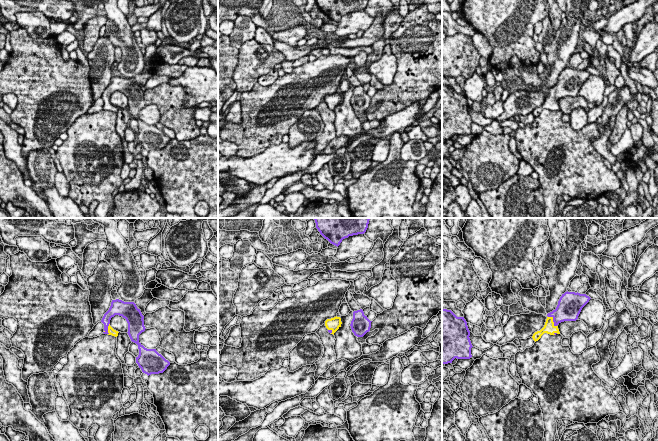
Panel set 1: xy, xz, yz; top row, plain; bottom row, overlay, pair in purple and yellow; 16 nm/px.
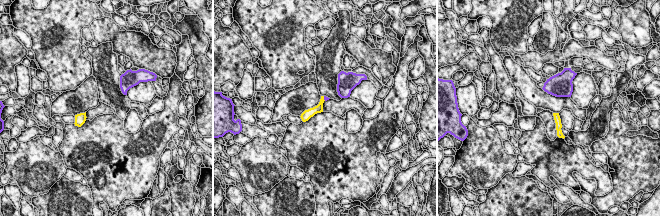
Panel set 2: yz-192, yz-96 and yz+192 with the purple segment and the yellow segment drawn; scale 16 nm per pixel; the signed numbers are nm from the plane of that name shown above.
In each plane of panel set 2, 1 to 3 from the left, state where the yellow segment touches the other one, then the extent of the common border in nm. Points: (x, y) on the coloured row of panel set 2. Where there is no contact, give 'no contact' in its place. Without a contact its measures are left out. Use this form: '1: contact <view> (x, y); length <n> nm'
1: no contact
2: contact yz-96 (324, 98); length 90 nm
3: no contact

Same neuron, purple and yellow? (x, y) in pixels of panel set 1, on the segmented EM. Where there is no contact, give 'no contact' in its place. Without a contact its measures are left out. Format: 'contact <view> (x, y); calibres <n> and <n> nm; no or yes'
contact yz (553, 320); calibres 320 and 190 nm; yes

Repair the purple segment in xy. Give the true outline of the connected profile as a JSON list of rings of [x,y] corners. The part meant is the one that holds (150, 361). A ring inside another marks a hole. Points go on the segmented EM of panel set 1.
[[[116,299],[112,300],[109,310],[104,314],[101,322],[104,324],[104,334],[117,337],[118,331],[110,326],[110,320],[115,315],[122,316],[128,323],[128,335],[132,342],[138,345],[139,355],[136,363],[143,373],[151,374],[163,373],[170,362],[166,360],[156,349],[147,349],[139,342],[139,335],[145,331],[144,316],[134,302],[124,302]]]

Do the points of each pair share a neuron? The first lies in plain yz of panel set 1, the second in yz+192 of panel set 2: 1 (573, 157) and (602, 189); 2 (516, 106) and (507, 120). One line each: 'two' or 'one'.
1: one
2: one

